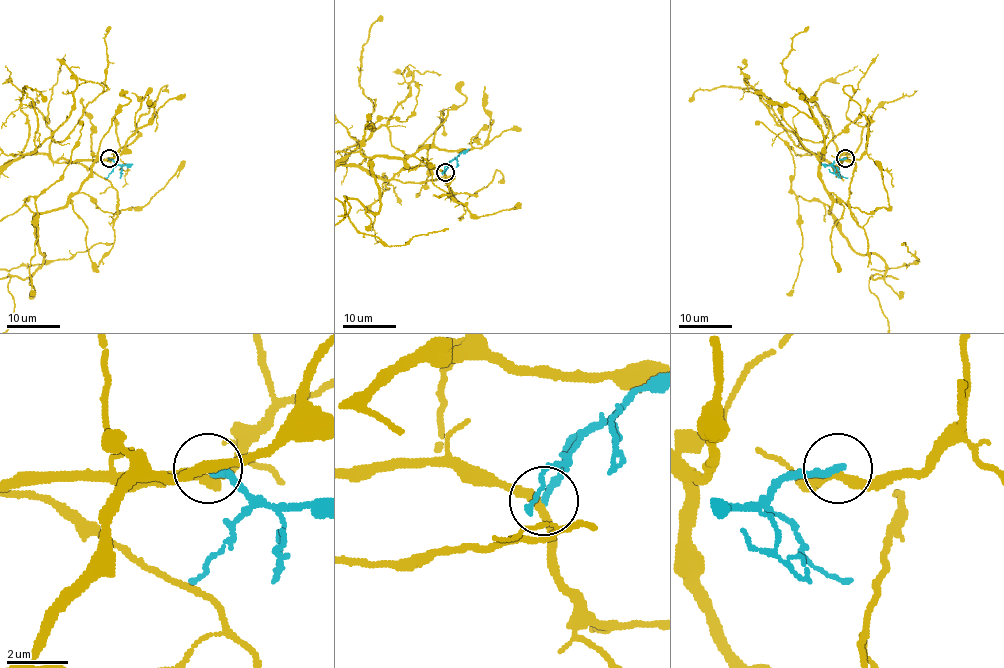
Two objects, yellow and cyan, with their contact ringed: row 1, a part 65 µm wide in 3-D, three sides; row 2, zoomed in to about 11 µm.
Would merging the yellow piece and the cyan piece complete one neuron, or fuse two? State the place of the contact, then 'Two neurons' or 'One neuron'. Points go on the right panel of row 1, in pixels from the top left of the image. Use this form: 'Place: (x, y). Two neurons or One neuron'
Place: (845, 158). Two neurons

